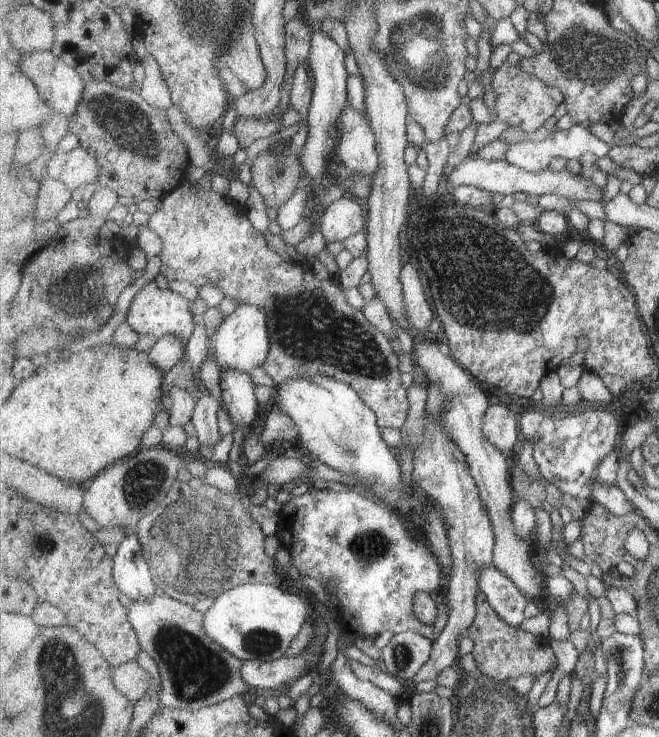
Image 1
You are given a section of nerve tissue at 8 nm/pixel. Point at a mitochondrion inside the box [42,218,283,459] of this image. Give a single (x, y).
(78, 290)

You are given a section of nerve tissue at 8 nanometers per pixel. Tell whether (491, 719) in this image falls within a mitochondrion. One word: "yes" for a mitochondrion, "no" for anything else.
yes

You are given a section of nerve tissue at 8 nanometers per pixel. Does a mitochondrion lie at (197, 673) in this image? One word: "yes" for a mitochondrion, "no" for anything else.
yes

